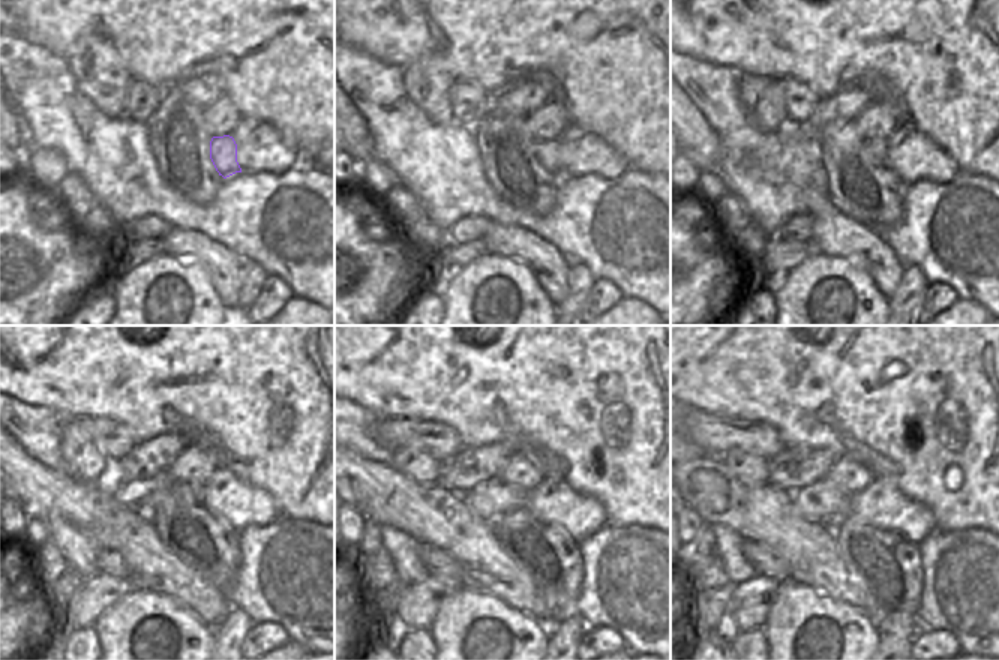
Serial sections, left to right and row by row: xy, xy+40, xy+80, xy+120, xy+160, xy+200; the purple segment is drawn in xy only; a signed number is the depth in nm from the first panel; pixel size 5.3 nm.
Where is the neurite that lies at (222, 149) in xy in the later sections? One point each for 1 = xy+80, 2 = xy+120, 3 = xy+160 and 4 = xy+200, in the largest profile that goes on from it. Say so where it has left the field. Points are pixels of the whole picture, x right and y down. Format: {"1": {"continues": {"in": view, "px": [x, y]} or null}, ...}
{"1": {"continues": {"in": "xy+80", "px": [876, 149]}}, "2": {"continues": {"in": "xy+120", "px": [189, 494]}}, "3": {"continues": {"in": "xy+160", "px": [488, 500]}}, "4": {"continues": {"in": "xy+200", "px": [824, 501]}}}

